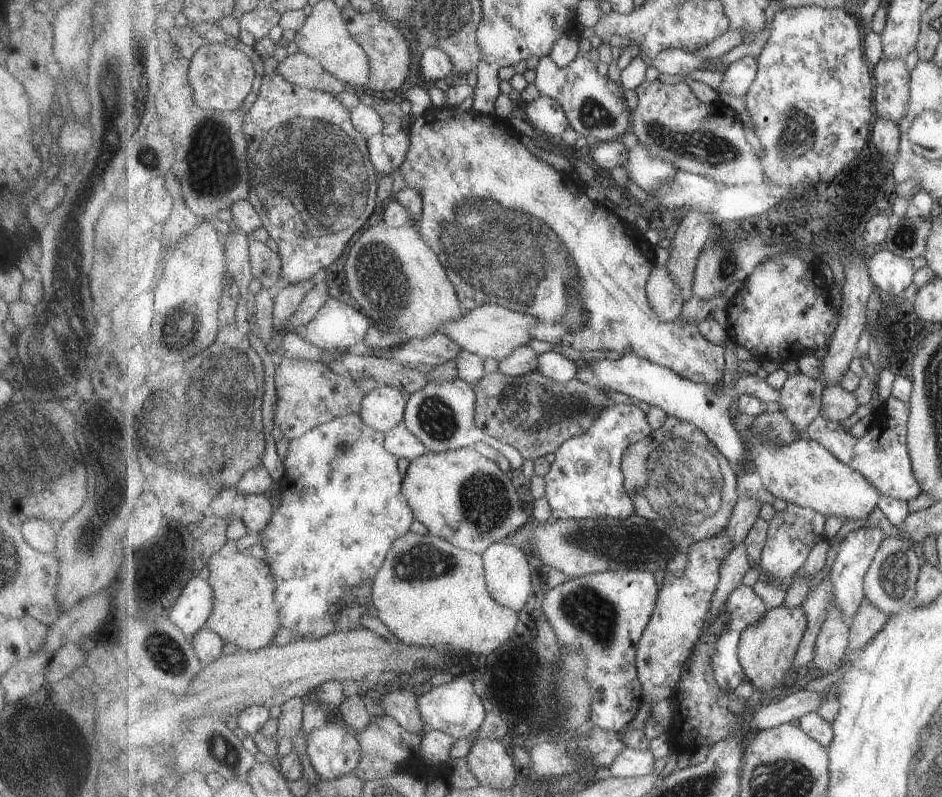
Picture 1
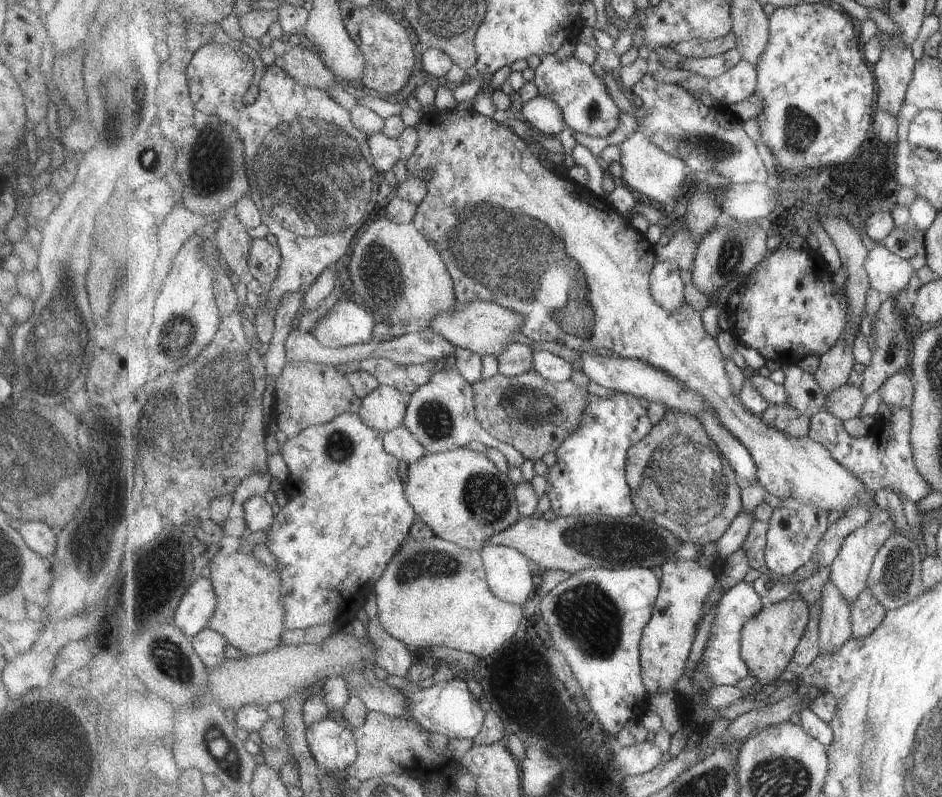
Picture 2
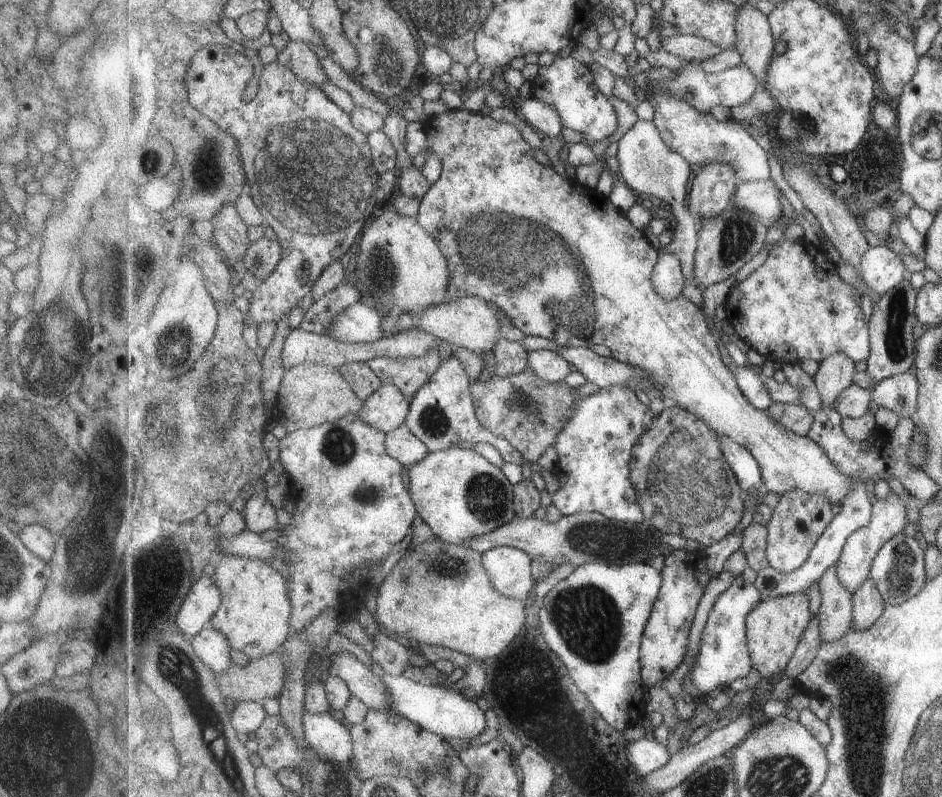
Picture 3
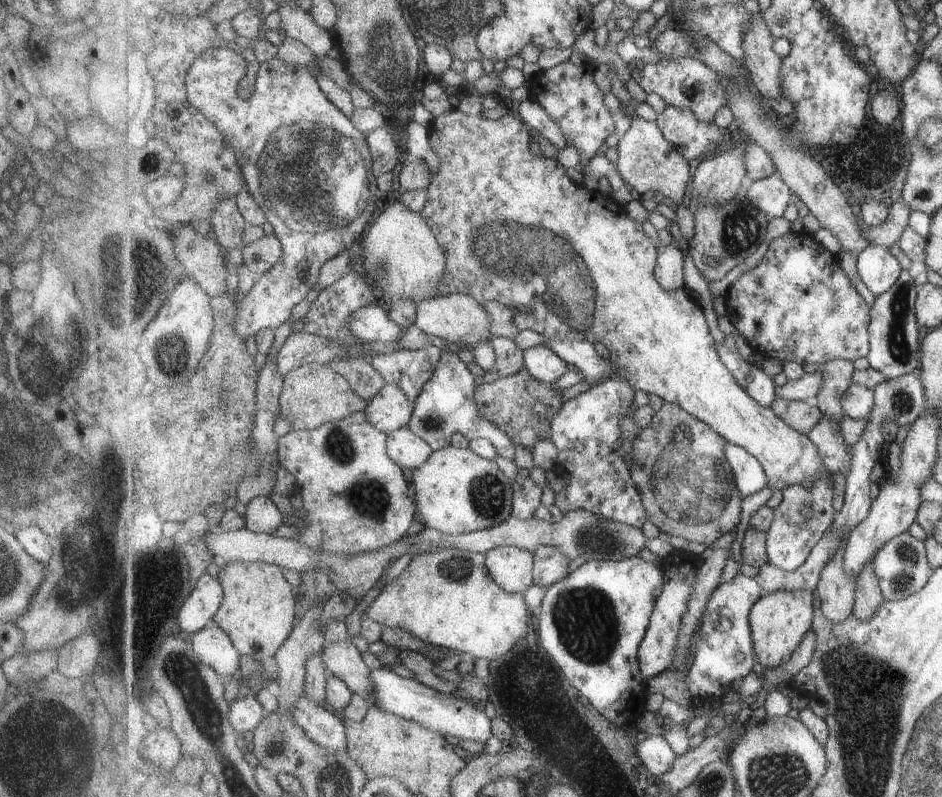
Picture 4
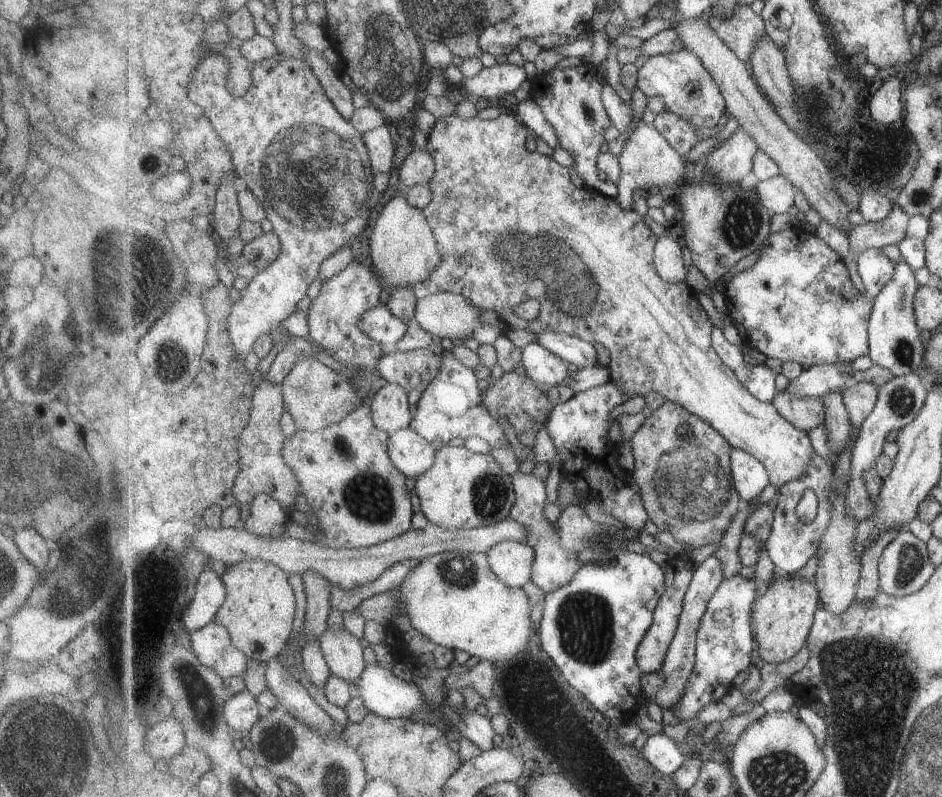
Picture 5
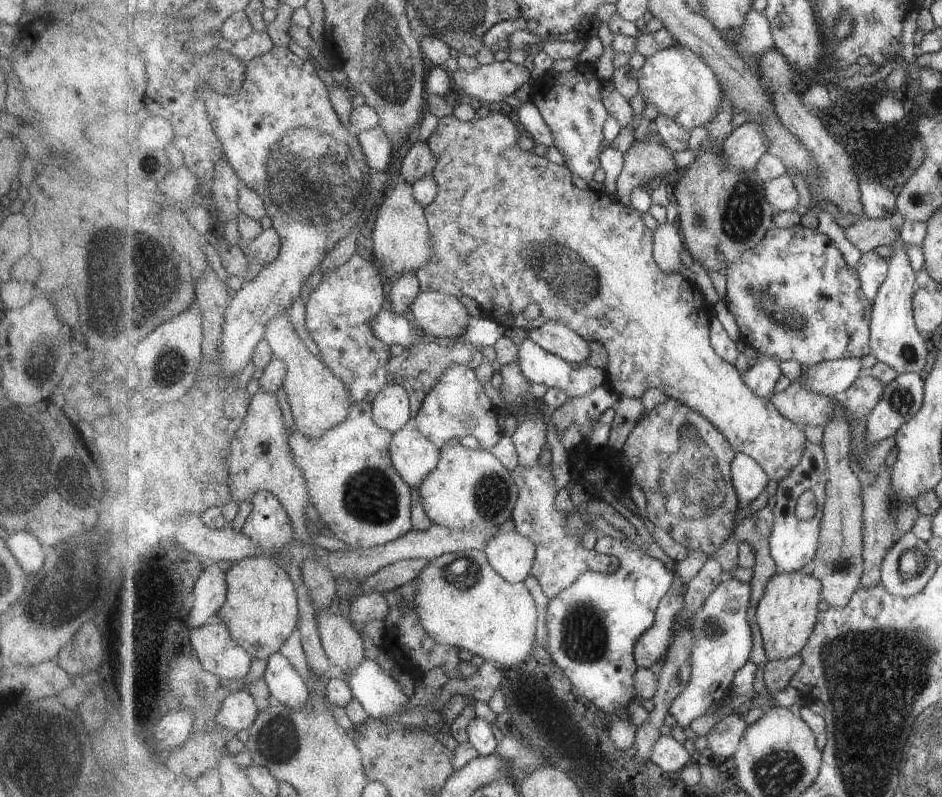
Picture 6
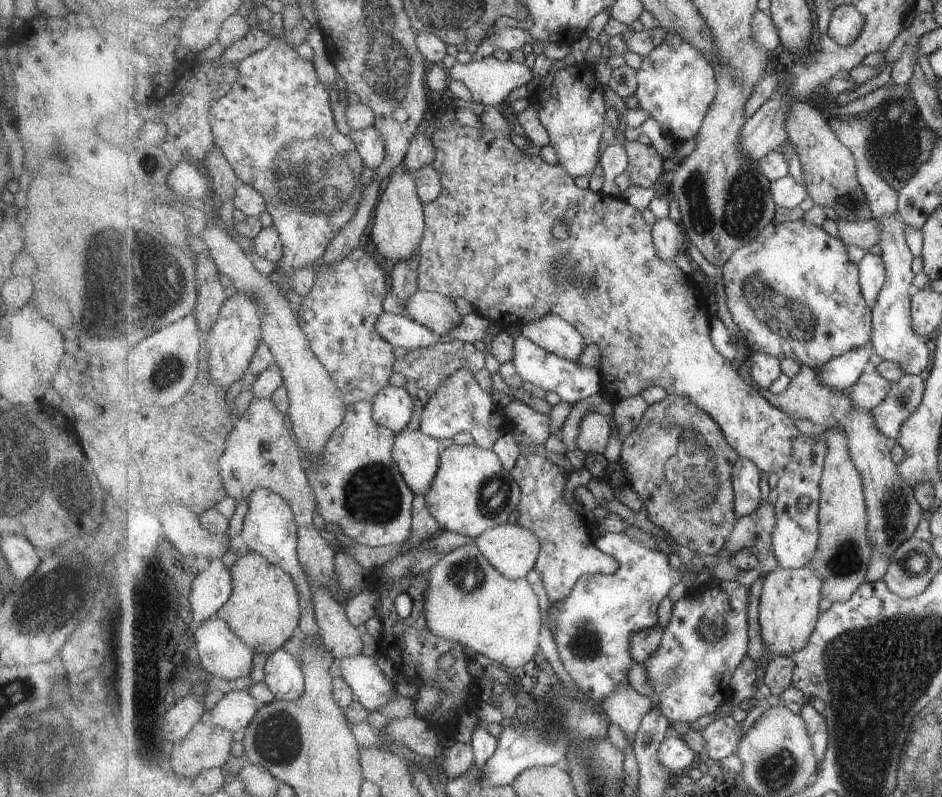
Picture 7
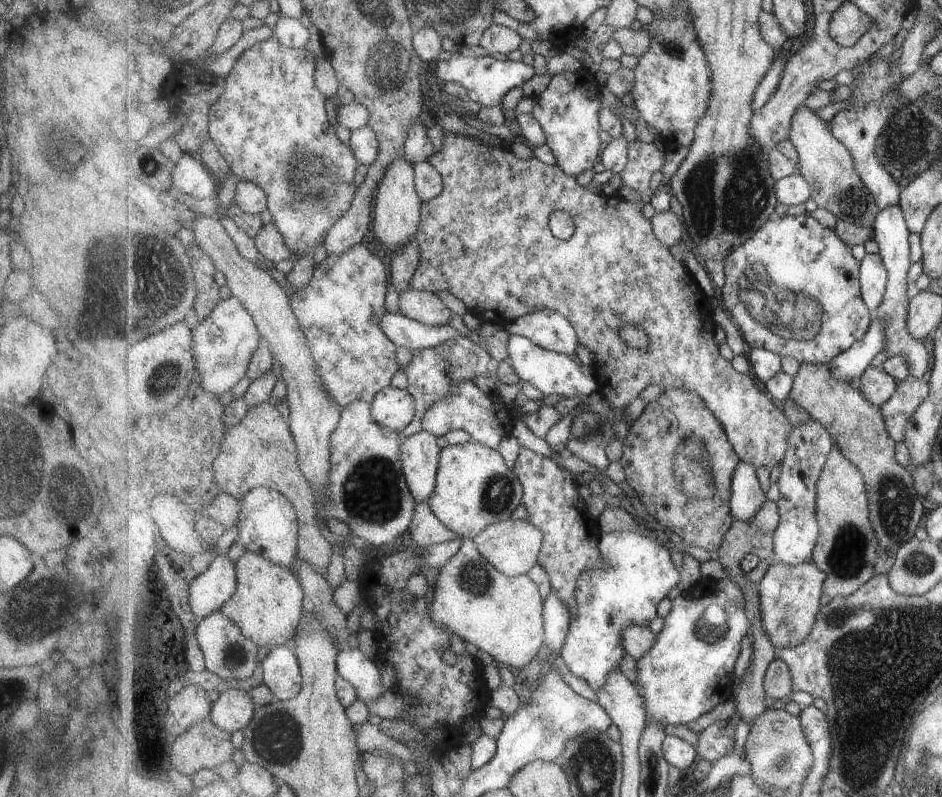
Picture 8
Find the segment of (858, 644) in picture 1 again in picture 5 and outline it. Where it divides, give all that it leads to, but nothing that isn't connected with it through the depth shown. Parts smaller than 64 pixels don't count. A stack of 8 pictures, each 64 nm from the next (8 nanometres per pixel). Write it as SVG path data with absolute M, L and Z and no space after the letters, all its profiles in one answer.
M893 529L882 535L862 558L861 578L858 582L856 600L860 603L871 603L881 592L879 563L884 550L892 543L892 540L901 532Z

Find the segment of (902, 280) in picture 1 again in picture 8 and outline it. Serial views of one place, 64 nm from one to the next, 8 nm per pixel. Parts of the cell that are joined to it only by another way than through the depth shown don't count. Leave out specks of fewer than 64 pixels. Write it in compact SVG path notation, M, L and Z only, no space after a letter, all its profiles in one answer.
M866 254L861 260L860 284L862 297L869 310L879 310L888 282L888 271L880 254Z

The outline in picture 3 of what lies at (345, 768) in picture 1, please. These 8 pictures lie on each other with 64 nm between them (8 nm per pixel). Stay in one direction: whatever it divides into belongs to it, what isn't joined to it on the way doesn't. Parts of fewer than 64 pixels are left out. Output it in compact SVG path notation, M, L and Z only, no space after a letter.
M310 712L304 714L304 727L306 730L306 741L320 759L336 763L349 763L353 758L354 740L347 725L343 726L337 718L331 714L314 715Z

